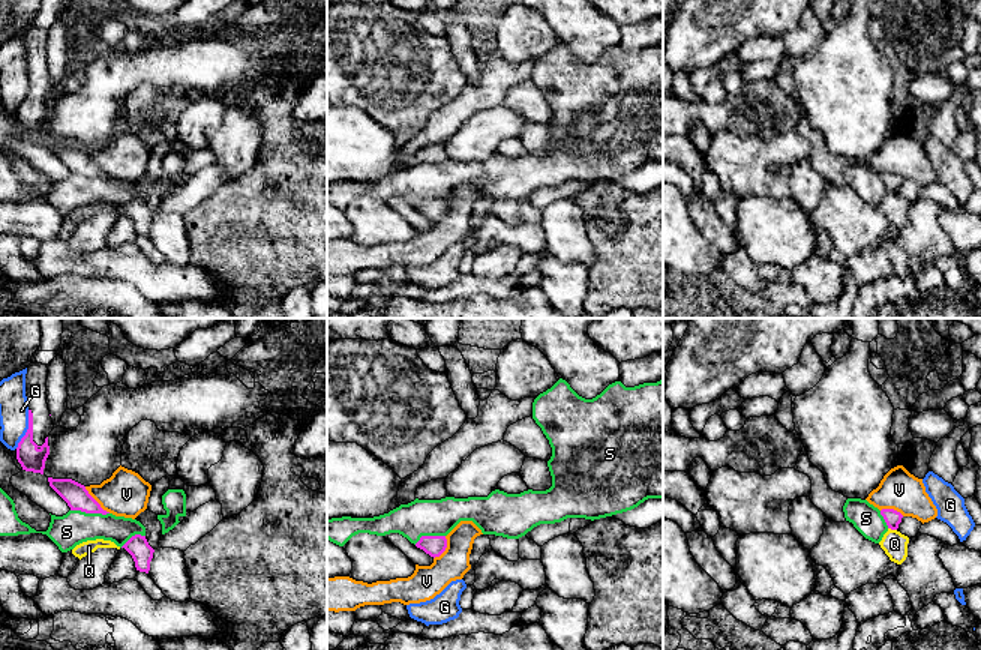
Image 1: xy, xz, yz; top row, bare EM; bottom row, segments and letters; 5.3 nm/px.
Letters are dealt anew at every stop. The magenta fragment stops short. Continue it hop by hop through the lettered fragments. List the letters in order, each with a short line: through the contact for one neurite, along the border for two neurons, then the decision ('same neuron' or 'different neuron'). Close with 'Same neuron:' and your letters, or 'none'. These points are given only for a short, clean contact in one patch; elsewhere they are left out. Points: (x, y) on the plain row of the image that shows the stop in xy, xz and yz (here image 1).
G: line xy (29, 74), (29, 92), (15, 111); different neuron
Q: line yz (888, 191), (896, 194); different neuron
S: line xy (71, 173), (108, 177); different neuron
V: line xy (84, 150), (110, 176); different neuron
Same neuron: none

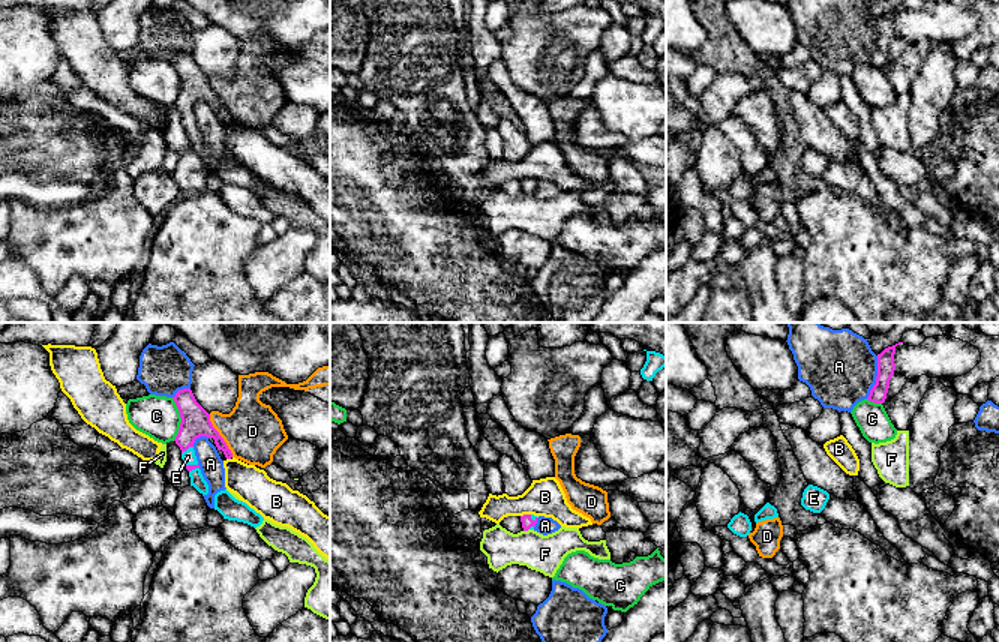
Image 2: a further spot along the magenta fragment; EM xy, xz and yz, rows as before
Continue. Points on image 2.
A: different neuron
B: line xz (530, 177), (521, 180); different neuron
C: line xy (171, 62), (180, 81), (180, 92), (174, 104); different neuron
D: line xy (209, 78), (212, 90), (233, 120); different neuron
E: line xy (195, 86), (186, 99), (186, 113), (188, 120); same neuron
F: line xz (528, 192), (524, 195); different neuron
Same neuron: E

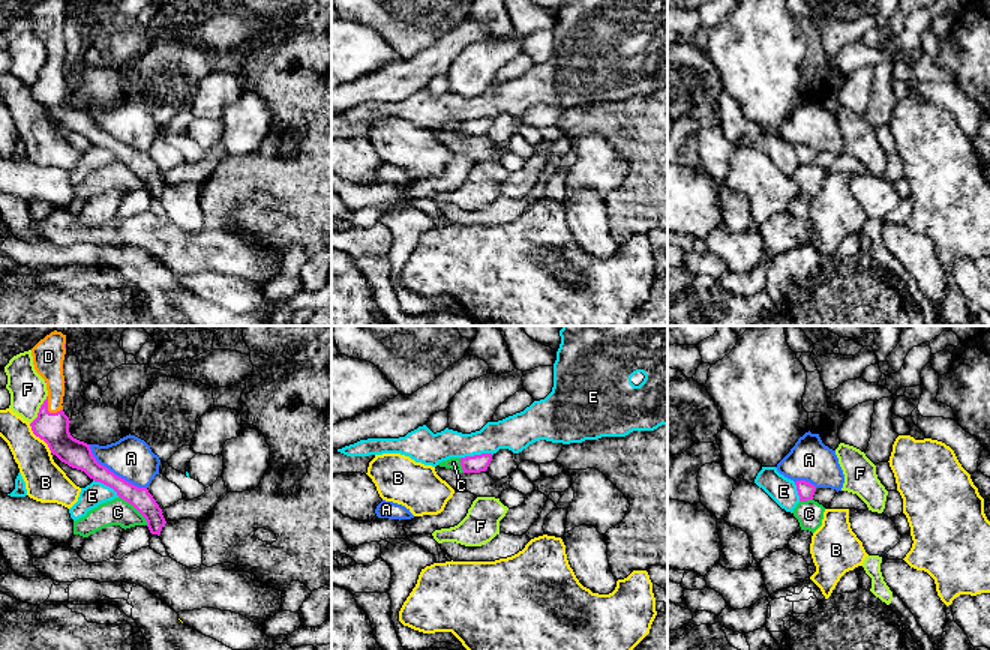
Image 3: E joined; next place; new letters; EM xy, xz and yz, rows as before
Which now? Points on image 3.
A: line xy (89, 108), (93, 120), (101, 128), (126, 144), (146, 152); different neuron
B: different neuron
C: line xy (119, 159), (147, 188); different neuron
D: same neuron
E: line xz (492, 117), (474, 117), (461, 122); different neuron
F: line xy (47, 59), (38, 80), (30, 87); different neuron
Same neuron: D

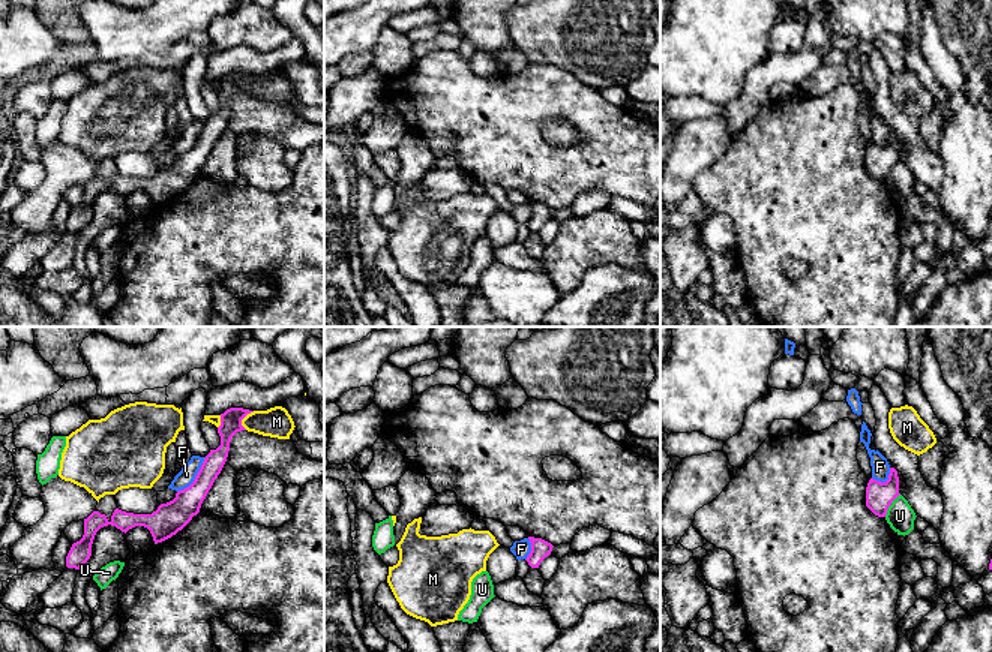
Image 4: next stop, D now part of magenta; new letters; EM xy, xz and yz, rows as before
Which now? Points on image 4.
F: line xy (206, 122), (195, 143), (177, 156); different neuron
M: different neuron
U: line yz (899, 158), (884, 180); different neuron
Same neuron: none

